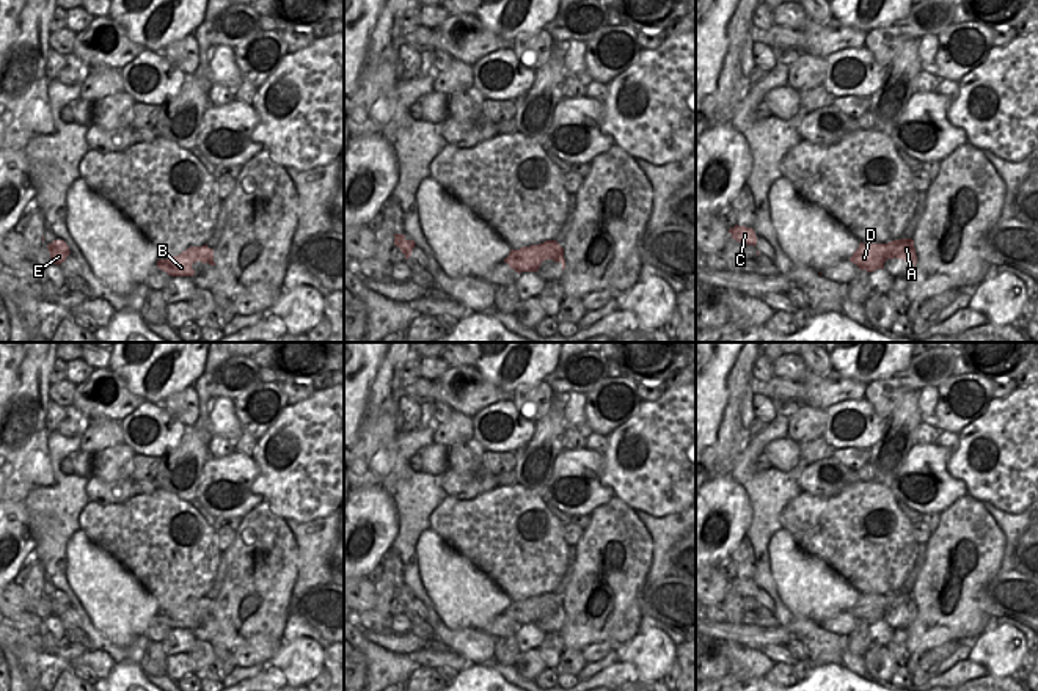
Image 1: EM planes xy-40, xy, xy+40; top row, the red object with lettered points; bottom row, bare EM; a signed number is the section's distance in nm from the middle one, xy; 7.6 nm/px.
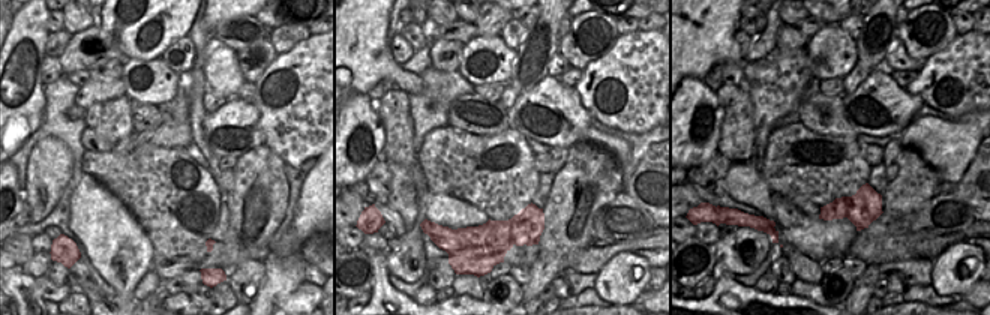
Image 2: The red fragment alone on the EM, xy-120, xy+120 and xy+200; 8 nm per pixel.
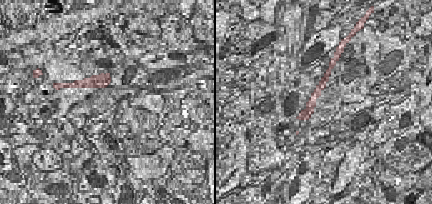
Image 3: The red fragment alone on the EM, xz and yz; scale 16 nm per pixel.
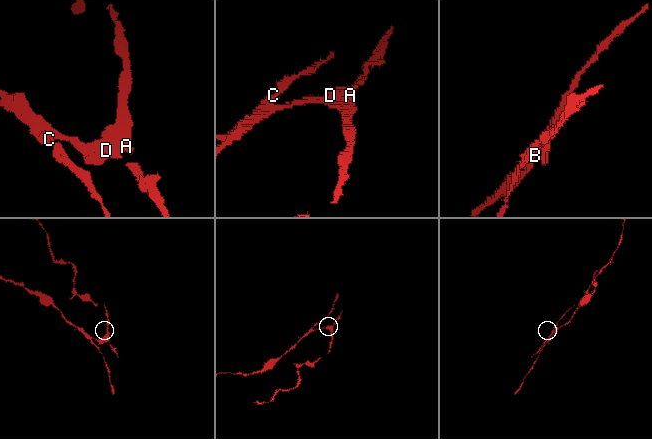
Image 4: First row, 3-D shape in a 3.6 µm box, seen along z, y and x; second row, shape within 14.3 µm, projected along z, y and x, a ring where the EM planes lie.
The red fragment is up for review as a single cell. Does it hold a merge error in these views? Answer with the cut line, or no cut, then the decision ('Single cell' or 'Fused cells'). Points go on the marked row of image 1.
Split along xy-40 (206, 245), (198, 250), (200, 259). Fused cells

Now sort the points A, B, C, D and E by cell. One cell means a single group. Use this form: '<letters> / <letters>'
A / B C D E

